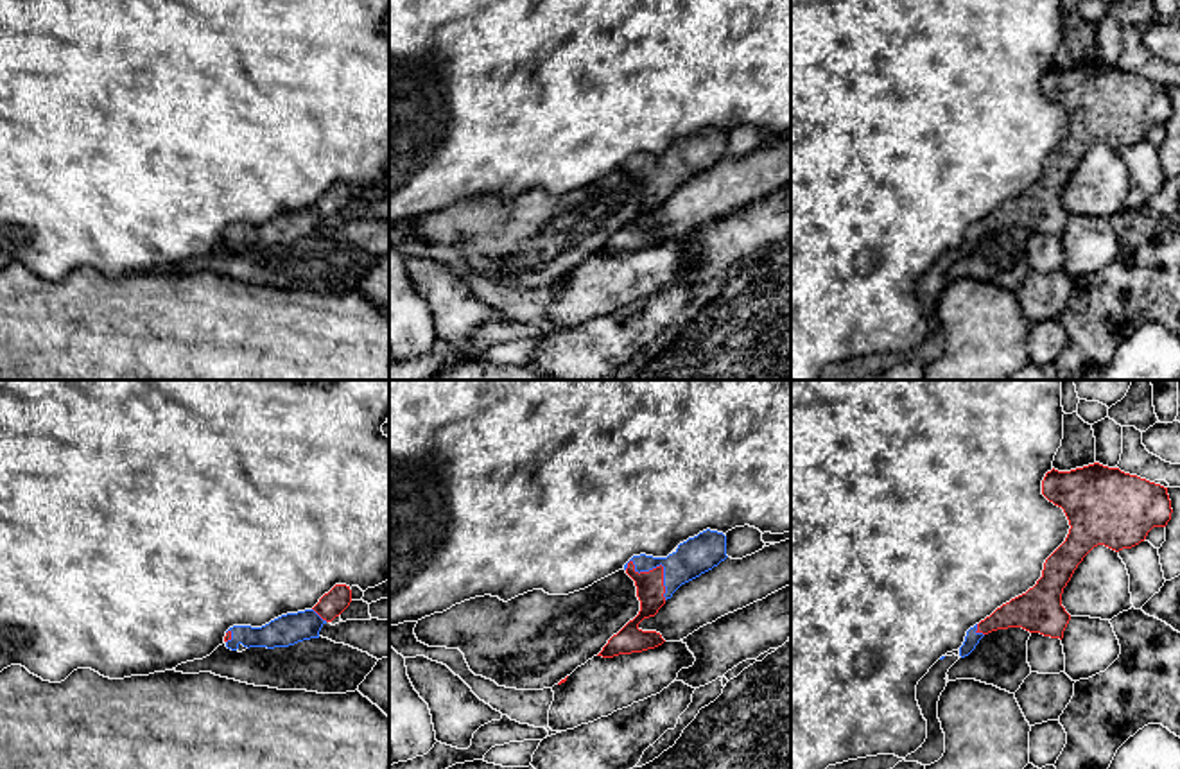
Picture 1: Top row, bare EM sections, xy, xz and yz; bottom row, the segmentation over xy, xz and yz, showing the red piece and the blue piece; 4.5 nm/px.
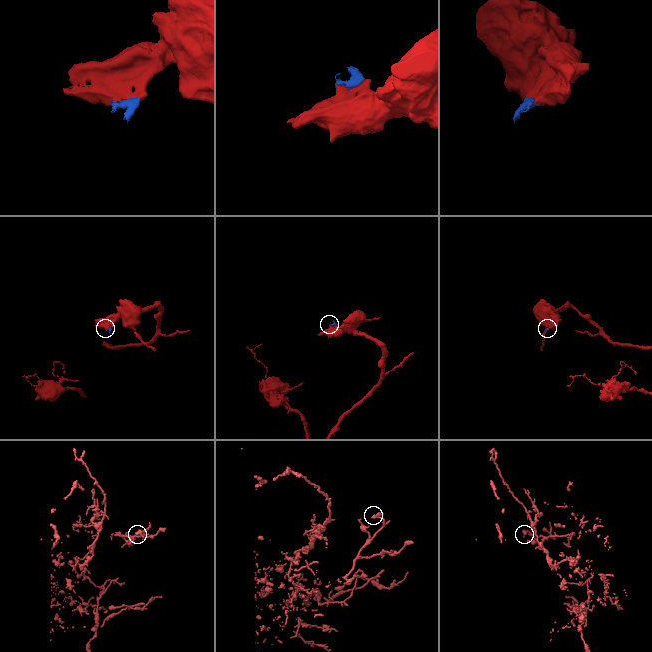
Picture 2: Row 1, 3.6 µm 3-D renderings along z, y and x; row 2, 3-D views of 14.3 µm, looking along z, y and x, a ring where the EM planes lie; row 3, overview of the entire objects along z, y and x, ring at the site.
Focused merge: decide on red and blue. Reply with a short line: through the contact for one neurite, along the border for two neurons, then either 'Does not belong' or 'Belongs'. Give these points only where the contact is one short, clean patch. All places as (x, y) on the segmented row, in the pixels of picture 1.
Belongs

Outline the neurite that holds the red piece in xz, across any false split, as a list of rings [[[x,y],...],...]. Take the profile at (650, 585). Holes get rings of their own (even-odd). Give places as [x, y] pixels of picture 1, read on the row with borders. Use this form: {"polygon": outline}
{"polygon": [[[710,529],[680,543],[667,557],[633,556],[624,570],[635,581],[640,611],[608,640],[597,656],[613,658],[662,645],[665,640],[660,633],[642,631],[638,624],[655,617],[681,584],[712,570],[726,557],[726,536]]]}

